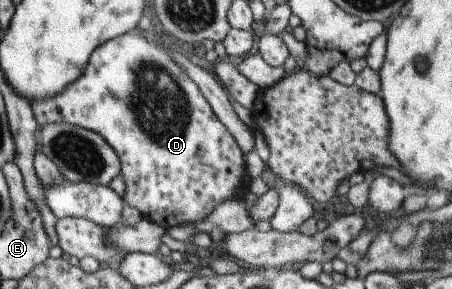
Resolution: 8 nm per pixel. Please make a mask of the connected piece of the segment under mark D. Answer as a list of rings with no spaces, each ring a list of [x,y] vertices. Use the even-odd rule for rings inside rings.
[[[138,27],[133,28],[130,32],[107,40],[104,44],[97,46],[91,52],[88,64],[85,66],[84,72],[73,83],[70,83],[64,91],[48,99],[35,99],[30,108],[36,121],[40,127],[47,124],[66,123],[76,125],[80,128],[89,130],[101,136],[109,147],[115,152],[120,161],[120,174],[125,182],[125,193],[121,197],[122,202],[129,207],[135,208],[144,219],[151,223],[157,224],[159,227],[171,227],[176,225],[189,225],[203,221],[217,206],[230,199],[235,195],[243,196],[246,200],[249,193],[245,188],[240,186],[243,176],[247,176],[244,171],[244,155],[240,147],[235,143],[232,135],[224,128],[224,125],[215,117],[212,109],[209,107],[208,101],[199,91],[199,88],[188,78],[188,75],[172,60],[172,58],[157,44],[151,40],[145,40],[141,36]]]

